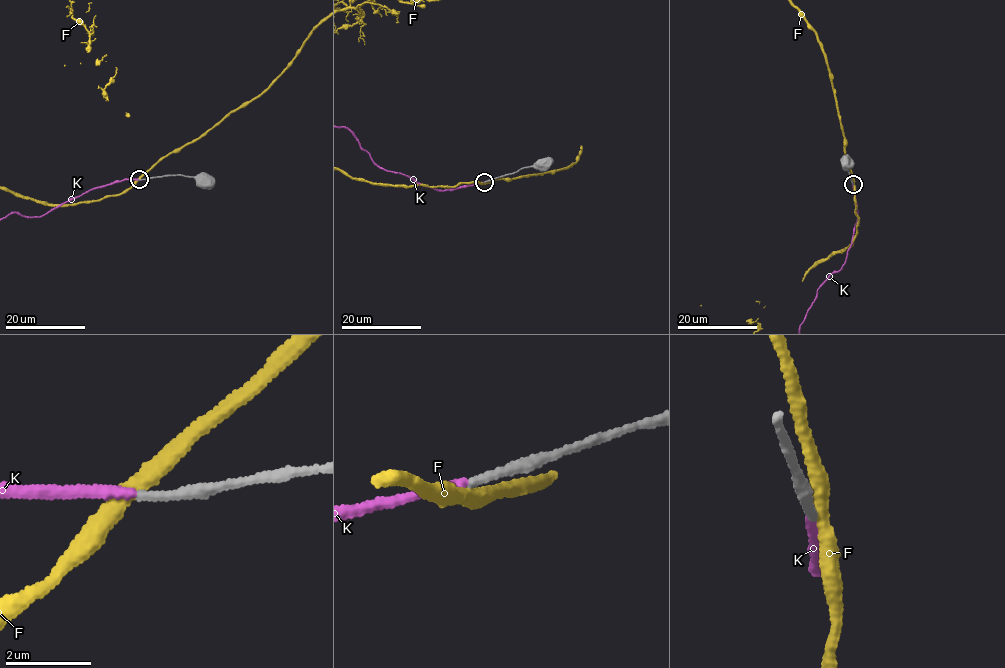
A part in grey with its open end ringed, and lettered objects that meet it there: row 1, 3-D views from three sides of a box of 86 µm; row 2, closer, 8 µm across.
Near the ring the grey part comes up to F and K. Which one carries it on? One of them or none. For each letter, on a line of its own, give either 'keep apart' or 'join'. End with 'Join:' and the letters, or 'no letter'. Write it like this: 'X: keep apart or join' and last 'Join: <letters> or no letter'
F: keep apart
K: join
Join: K

